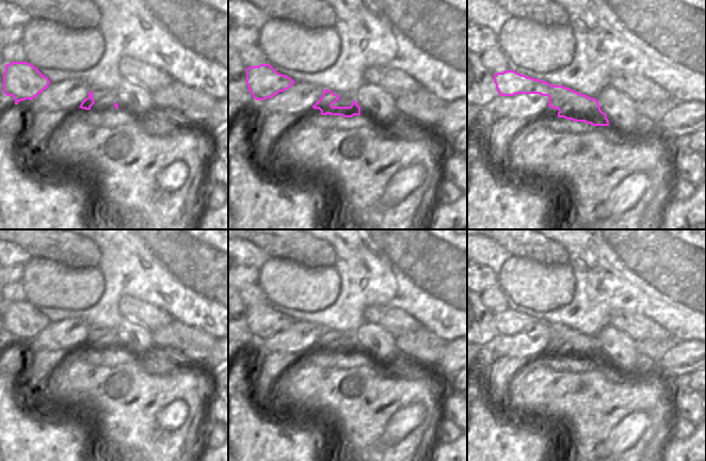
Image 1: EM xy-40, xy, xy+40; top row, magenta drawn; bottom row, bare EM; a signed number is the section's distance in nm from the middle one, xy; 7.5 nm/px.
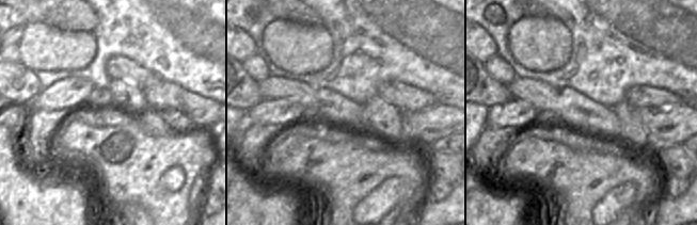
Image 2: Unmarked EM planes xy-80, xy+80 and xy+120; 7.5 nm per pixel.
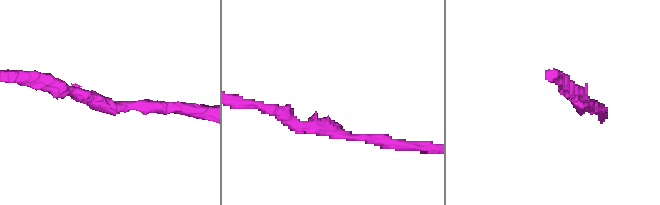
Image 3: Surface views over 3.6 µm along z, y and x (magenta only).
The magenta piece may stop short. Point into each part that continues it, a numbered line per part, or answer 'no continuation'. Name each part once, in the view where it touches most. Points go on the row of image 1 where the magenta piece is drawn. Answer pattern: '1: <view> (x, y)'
no continuation

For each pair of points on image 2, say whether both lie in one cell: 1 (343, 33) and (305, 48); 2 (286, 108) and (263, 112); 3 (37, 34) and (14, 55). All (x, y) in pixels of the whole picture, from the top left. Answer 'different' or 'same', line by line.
1: different
2: same
3: different

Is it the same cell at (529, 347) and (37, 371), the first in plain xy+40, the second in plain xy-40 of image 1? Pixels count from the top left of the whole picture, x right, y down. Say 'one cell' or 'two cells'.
two cells

